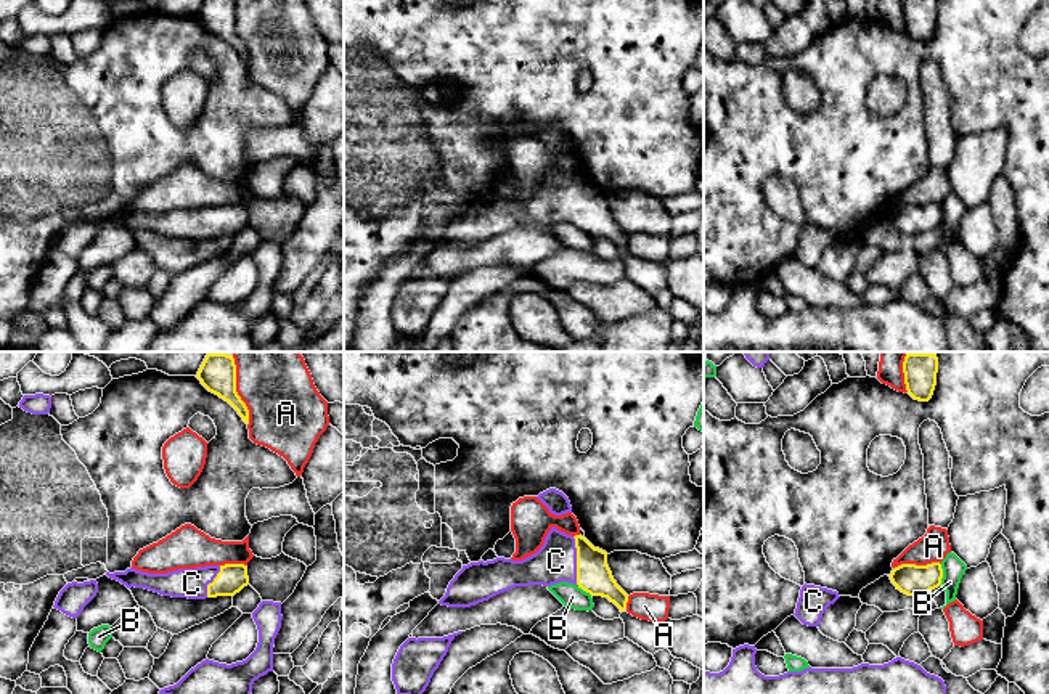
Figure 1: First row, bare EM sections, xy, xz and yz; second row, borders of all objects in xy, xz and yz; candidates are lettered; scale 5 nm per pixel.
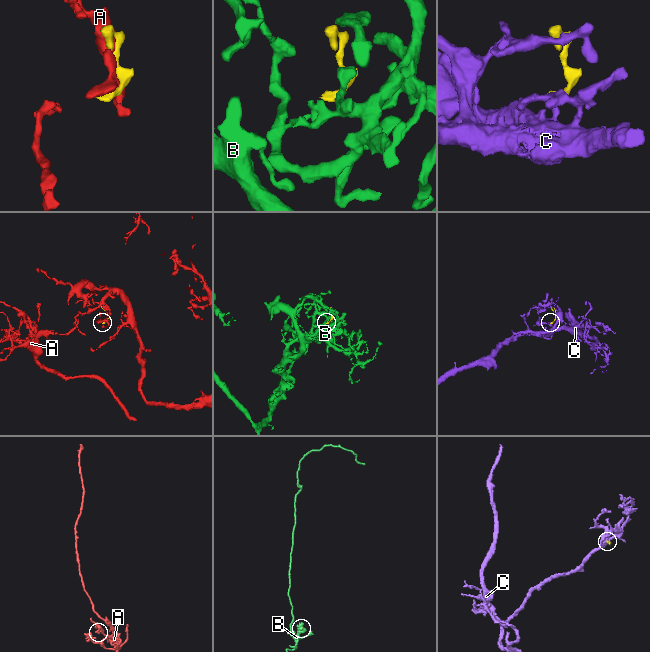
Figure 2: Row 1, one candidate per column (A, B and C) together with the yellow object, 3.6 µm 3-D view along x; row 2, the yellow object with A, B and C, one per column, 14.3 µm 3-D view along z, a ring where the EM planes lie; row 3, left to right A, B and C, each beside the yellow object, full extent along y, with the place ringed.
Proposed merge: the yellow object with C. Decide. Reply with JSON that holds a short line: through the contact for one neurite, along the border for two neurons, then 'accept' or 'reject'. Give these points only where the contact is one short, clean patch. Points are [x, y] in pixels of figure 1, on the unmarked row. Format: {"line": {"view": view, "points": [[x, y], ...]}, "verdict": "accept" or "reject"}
{"line": {"view": "xz", "points": [[593, 216], [577, 201], [556, 201]]}, "verdict": "accept"}

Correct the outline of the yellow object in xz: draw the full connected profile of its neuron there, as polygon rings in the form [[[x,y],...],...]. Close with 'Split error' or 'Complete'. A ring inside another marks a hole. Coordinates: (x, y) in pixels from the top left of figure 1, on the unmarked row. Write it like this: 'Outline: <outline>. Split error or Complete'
Outline: [[[556,167],[543,186],[522,201],[496,198],[463,206],[439,241],[448,247],[471,247],[516,227],[551,227],[569,222],[627,249],[628,235],[617,225],[607,206],[607,193],[582,175],[567,175]]]. Split error

